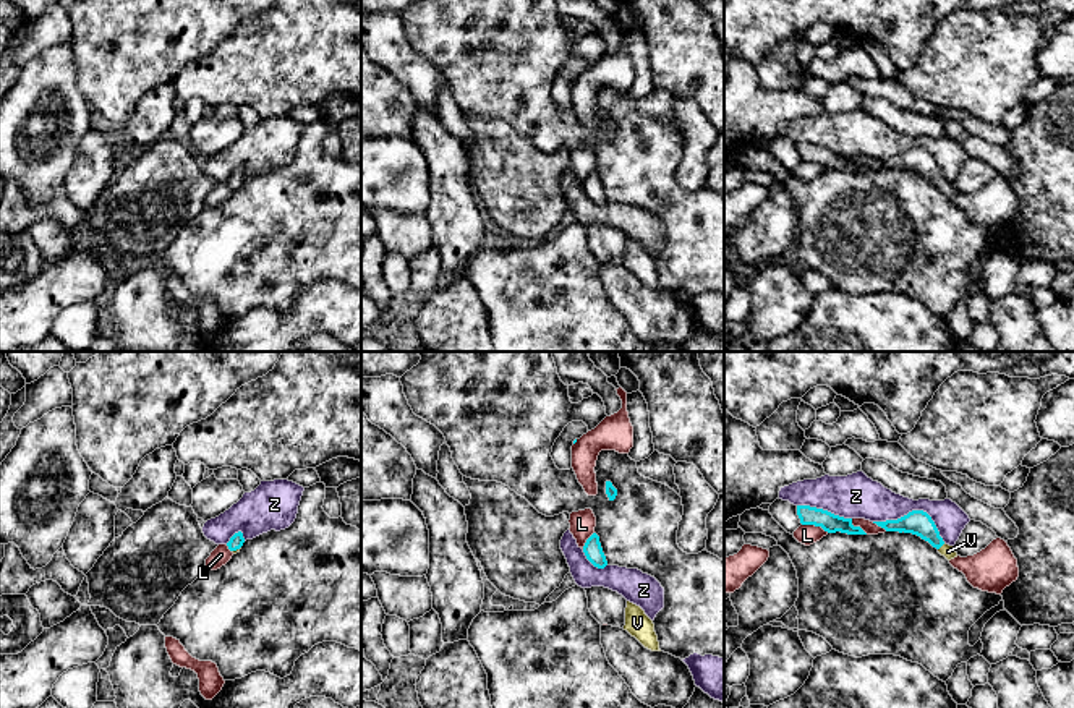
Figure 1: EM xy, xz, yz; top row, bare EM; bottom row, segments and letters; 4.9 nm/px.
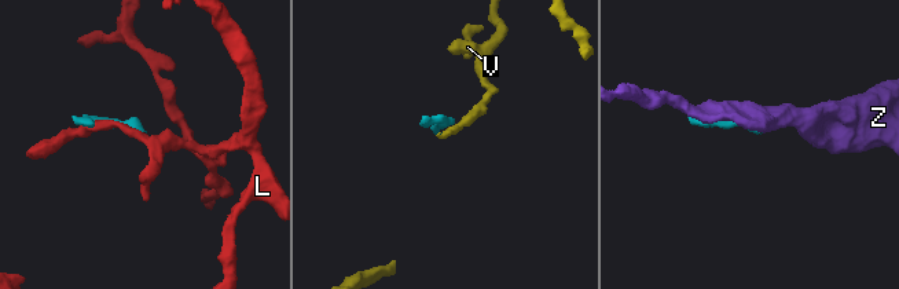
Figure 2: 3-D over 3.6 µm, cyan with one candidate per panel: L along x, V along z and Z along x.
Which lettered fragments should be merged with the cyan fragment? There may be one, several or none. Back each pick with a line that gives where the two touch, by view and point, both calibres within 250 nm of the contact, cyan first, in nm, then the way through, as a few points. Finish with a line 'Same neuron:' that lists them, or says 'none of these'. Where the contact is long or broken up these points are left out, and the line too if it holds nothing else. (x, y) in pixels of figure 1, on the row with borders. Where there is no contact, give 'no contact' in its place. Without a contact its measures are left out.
V: yz (941, 545) | 130/70 nm | across yz (917, 522), (941, 545), (948, 551)
Same neuron: V

